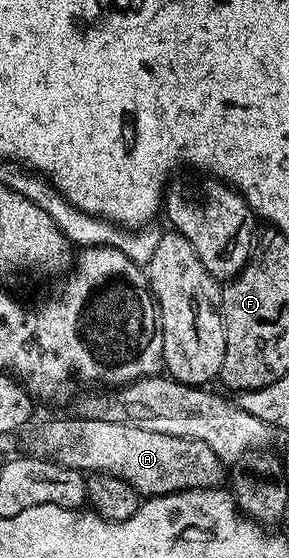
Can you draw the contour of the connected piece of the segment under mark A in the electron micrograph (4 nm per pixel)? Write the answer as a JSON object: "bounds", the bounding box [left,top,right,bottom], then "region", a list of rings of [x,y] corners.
{"bounds":[36,418,226,497],"region":[[[68,418],[53,419],[38,429],[36,454],[40,458],[82,473],[114,475],[132,485],[141,497],[211,489],[226,482],[226,464],[203,441],[150,433],[119,421]]]}

